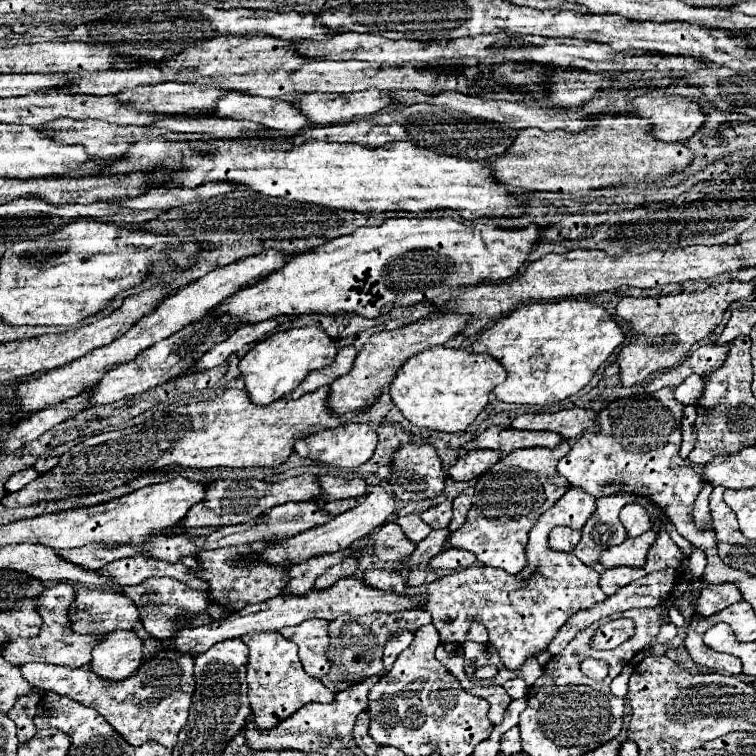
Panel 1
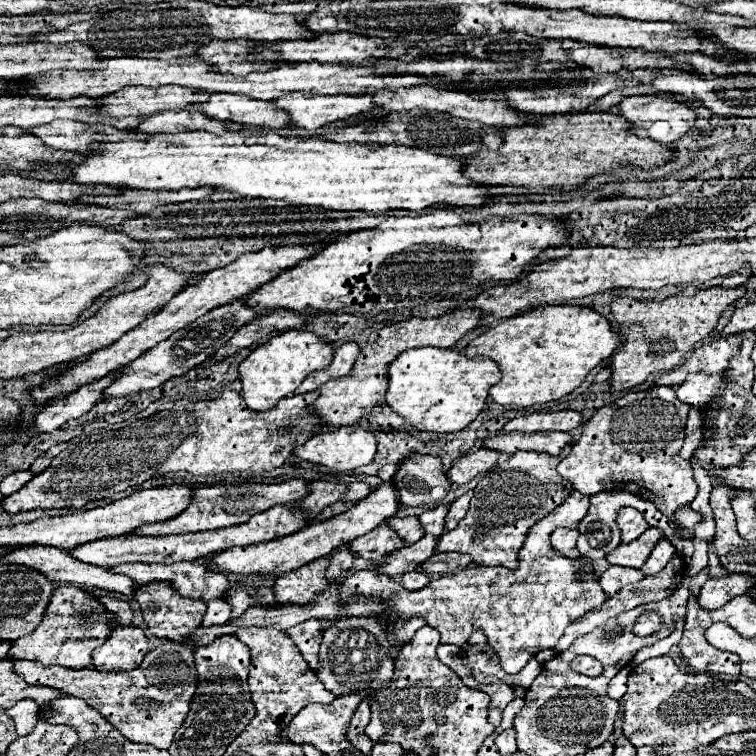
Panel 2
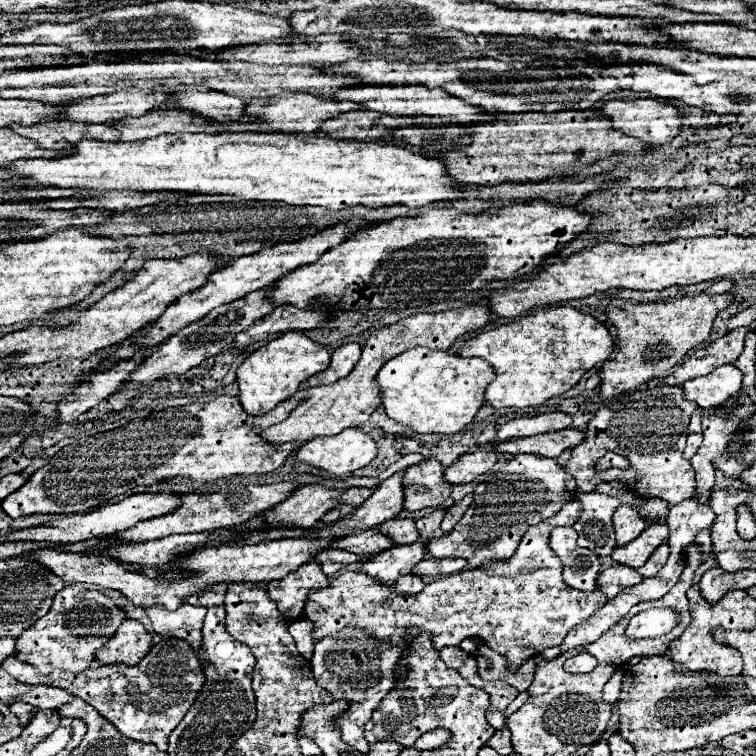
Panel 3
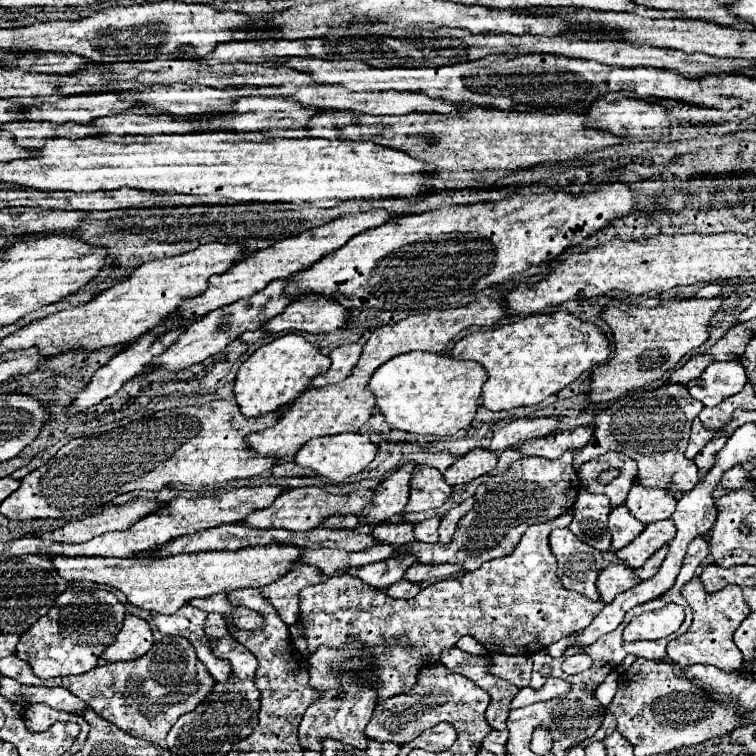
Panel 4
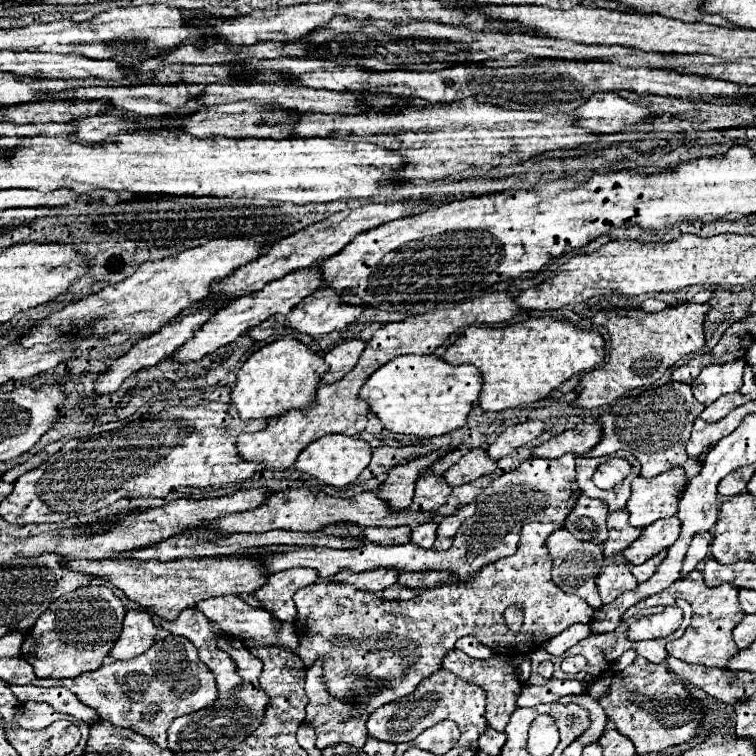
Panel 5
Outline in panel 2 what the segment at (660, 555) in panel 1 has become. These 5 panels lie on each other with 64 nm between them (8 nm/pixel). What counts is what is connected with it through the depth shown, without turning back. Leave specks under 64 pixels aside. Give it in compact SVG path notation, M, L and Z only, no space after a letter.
M660 538L658 544L654 546L652 554L648 556L646 564L642 566L642 572L644 572L644 574L656 574L656 572L660 572L674 556L676 556L676 548L674 548L666 538Z

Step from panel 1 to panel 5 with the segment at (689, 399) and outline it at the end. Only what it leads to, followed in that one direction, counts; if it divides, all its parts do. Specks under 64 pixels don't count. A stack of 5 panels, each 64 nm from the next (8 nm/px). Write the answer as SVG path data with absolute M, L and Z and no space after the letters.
M734 360L728 364L710 364L690 382L695 398L702 404L710 404L724 394L738 392L742 388L742 372L746 362Z

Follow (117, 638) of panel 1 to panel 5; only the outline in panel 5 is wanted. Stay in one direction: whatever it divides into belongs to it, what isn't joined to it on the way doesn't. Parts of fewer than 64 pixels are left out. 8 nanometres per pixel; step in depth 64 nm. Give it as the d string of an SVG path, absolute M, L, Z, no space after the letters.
M128 610L124 618L124 628L116 644L112 646L110 654L114 660L128 660L144 650L148 650L154 644L156 636L156 624L152 622L150 612L146 610Z

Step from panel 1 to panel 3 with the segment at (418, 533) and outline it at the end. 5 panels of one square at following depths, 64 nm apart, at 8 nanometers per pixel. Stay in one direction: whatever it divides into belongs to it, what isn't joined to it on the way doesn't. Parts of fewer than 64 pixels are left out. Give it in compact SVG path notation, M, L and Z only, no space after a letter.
M394 518L394 520L388 520L384 524L378 526L380 532L384 532L388 538L392 538L396 544L412 544L420 538L418 530L416 530L416 524L412 518Z

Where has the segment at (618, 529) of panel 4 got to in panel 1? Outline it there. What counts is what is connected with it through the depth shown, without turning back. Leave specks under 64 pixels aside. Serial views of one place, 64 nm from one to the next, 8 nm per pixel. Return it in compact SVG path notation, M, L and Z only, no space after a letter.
M626 504L626 506L620 510L620 520L622 520L622 524L628 528L628 536L630 536L630 538L640 536L640 534L644 534L646 530L652 528L650 516L648 516L648 512L644 510L644 506L640 506L640 504Z

